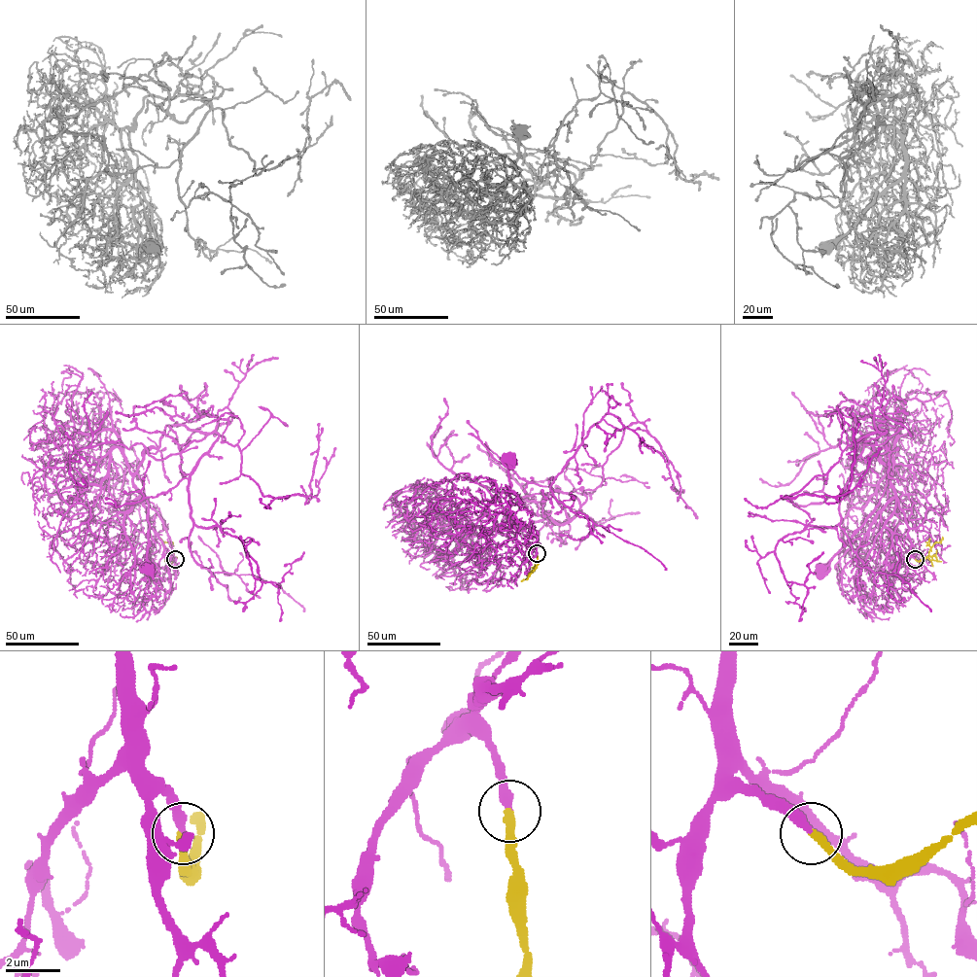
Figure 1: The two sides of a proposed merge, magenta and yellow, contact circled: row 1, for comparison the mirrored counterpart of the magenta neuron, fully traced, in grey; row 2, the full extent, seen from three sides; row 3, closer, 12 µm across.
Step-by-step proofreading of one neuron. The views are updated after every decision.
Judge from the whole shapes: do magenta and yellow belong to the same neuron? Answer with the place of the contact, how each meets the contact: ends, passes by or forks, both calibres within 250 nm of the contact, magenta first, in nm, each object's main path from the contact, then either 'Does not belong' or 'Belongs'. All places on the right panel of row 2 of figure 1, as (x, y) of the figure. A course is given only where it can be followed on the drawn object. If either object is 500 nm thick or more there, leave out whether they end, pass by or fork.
Place: (915, 559). At the ring magenta ends. At the ring yellow ends. Thickness 320 nm (magenta) against 320 nm. Course of magenta: (915, 559), (911, 556), (905, 514), (899, 507), (889, 473), (875, 511), (830, 561), (819, 570). Course of yellow: (915, 559), (925, 558), (933, 544), (940, 542), (942, 537). Belongs

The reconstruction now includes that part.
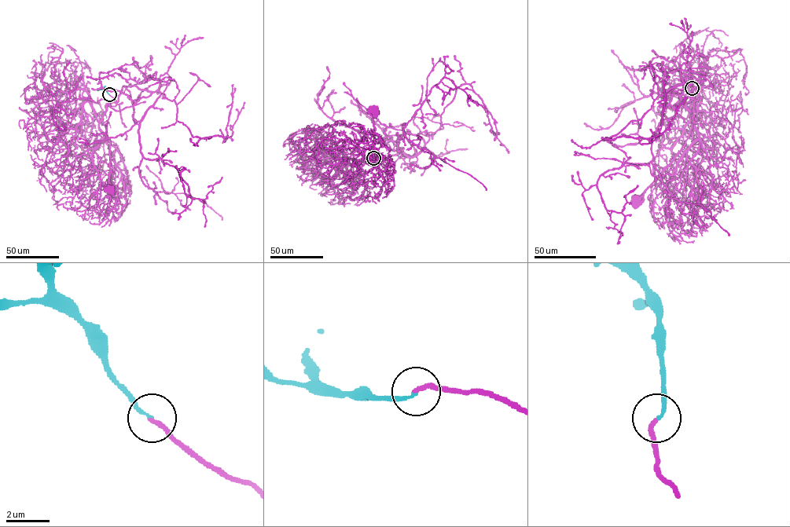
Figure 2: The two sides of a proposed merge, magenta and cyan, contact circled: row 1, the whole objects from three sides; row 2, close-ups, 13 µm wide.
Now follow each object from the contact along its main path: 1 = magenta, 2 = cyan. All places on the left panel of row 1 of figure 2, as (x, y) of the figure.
1: (109, 94), (116, 104), (107, 107), (101, 120), (110, 144), (110, 189)
2: (109, 94), (104, 89), (97, 89)

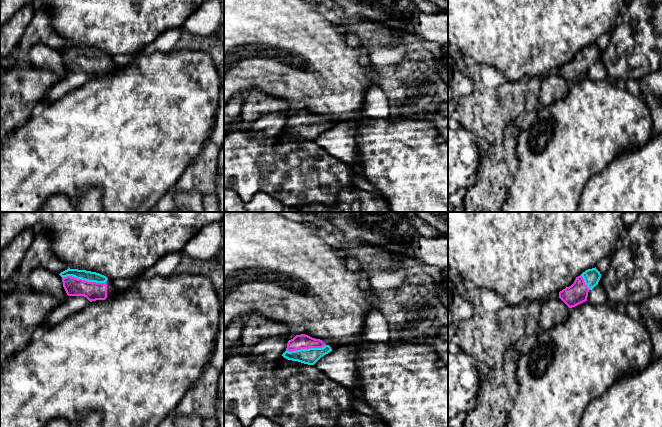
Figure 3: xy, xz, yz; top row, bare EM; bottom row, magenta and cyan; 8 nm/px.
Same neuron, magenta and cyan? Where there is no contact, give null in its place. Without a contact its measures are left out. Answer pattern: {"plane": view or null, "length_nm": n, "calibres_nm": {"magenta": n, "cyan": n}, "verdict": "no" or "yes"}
{"plane": "xy", "length_nm": 360, "calibres_nm": {"magenta": 150, "cyan": 90}, "verdict": "yes"}

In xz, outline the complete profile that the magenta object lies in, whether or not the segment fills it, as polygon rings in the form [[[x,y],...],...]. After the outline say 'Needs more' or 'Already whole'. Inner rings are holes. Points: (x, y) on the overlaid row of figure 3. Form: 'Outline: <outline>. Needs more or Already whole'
Outline: [[[301,334],[288,341],[286,351],[282,356],[288,360],[314,365],[331,351],[331,347],[322,340]]]. Needs more

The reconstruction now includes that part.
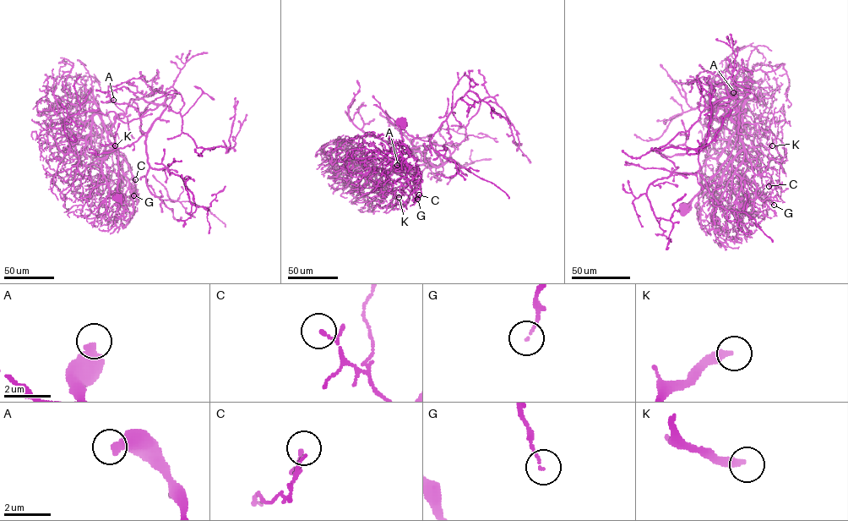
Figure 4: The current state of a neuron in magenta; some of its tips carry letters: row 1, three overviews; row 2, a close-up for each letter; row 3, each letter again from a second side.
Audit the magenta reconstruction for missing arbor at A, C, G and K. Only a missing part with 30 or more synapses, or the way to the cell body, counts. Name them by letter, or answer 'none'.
K

